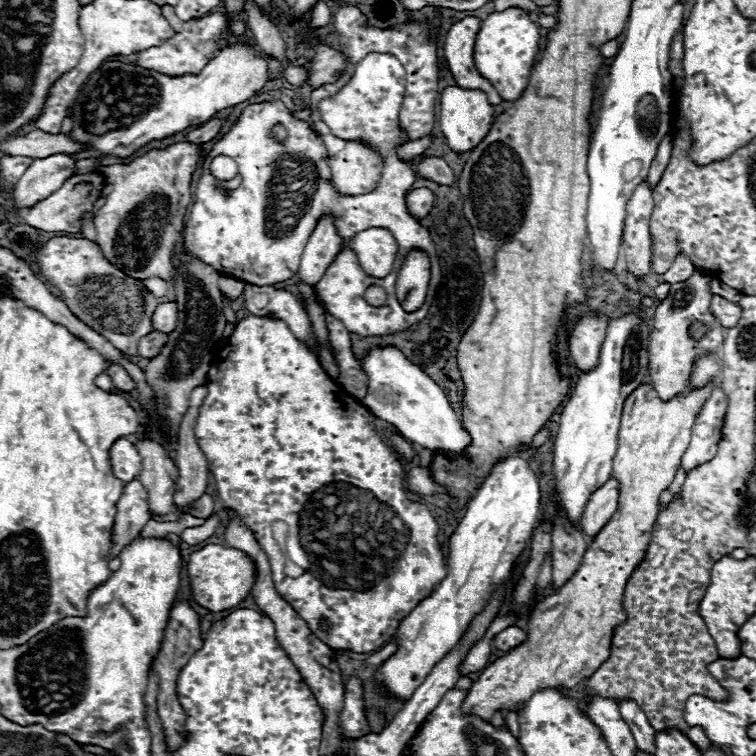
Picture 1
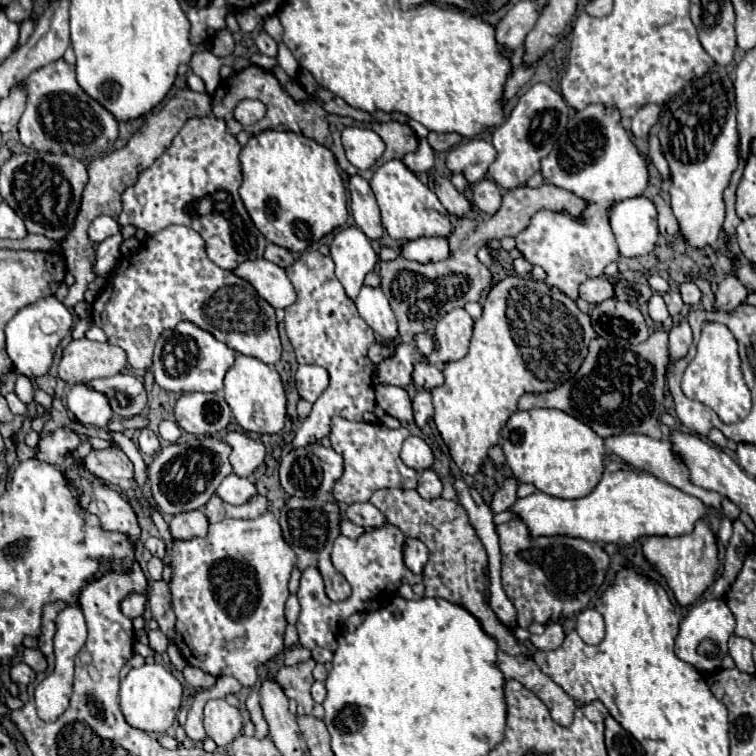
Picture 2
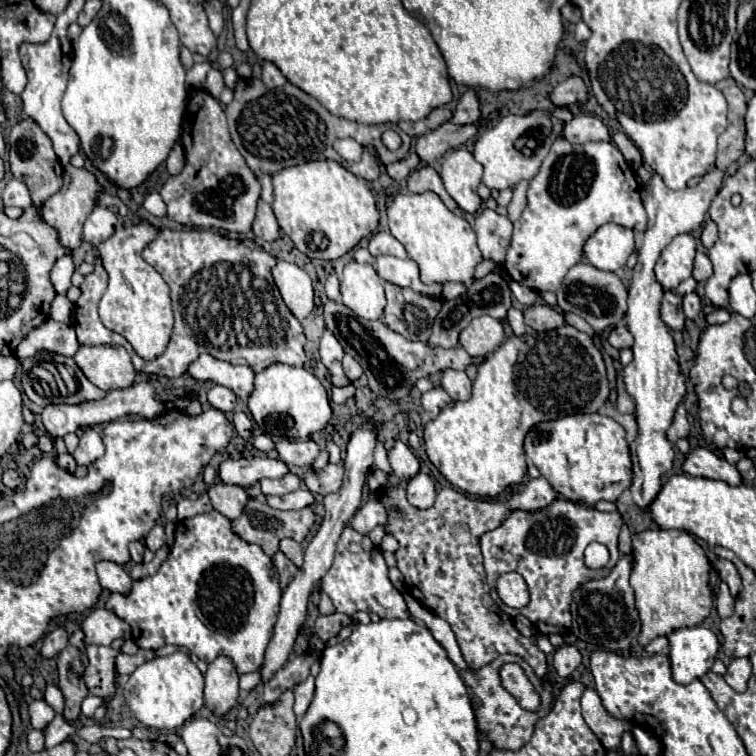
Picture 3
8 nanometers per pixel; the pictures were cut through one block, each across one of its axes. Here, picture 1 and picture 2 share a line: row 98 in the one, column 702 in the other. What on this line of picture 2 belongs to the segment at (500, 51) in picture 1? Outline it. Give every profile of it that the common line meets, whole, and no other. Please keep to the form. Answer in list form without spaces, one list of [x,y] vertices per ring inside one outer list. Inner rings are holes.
[[[610,462],[598,486],[584,498],[562,500],[542,492],[518,498],[510,508],[530,530],[530,536],[572,536],[588,542],[632,544],[640,536],[682,536],[690,534],[696,520],[704,518],[706,506],[678,488],[654,478],[648,472],[620,468],[620,462]]]

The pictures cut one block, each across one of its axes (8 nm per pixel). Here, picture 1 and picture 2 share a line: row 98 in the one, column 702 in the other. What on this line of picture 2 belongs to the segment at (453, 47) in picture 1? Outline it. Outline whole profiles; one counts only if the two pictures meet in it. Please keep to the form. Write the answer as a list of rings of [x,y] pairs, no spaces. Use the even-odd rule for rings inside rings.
[[[618,434],[618,436],[608,436],[604,438],[604,446],[606,450],[614,452],[618,458],[622,458],[626,464],[630,464],[632,468],[638,468],[638,470],[644,470],[644,472],[650,472],[652,476],[680,488],[682,492],[686,494],[692,494],[696,498],[700,498],[706,506],[714,508],[718,514],[720,514],[720,530],[718,530],[718,538],[728,544],[730,540],[730,534],[732,534],[732,520],[728,520],[724,514],[722,514],[722,496],[716,494],[716,492],[708,492],[704,488],[696,488],[688,476],[684,476],[684,468],[680,468],[680,460],[676,460],[676,456],[672,456],[672,444],[668,444],[668,440],[654,440],[650,436],[644,436],[644,434]]]

